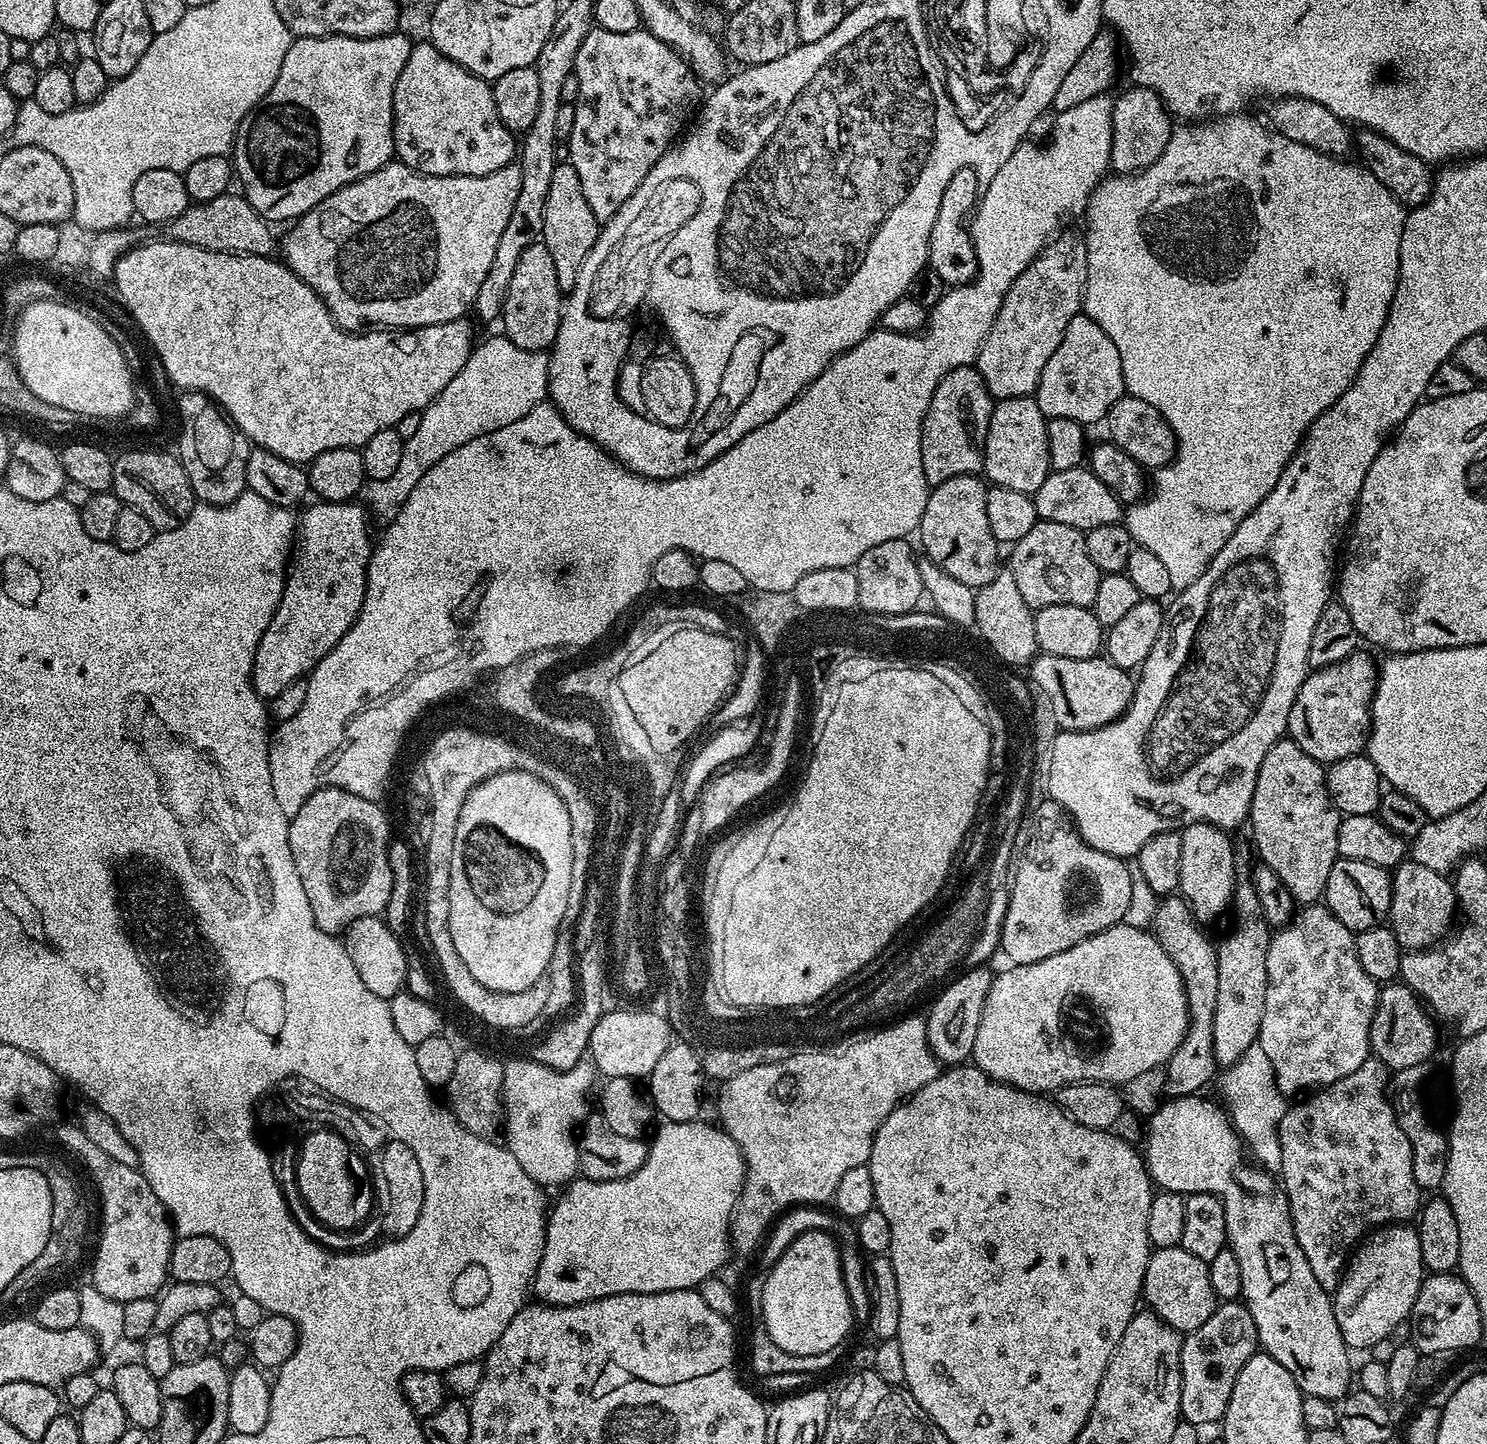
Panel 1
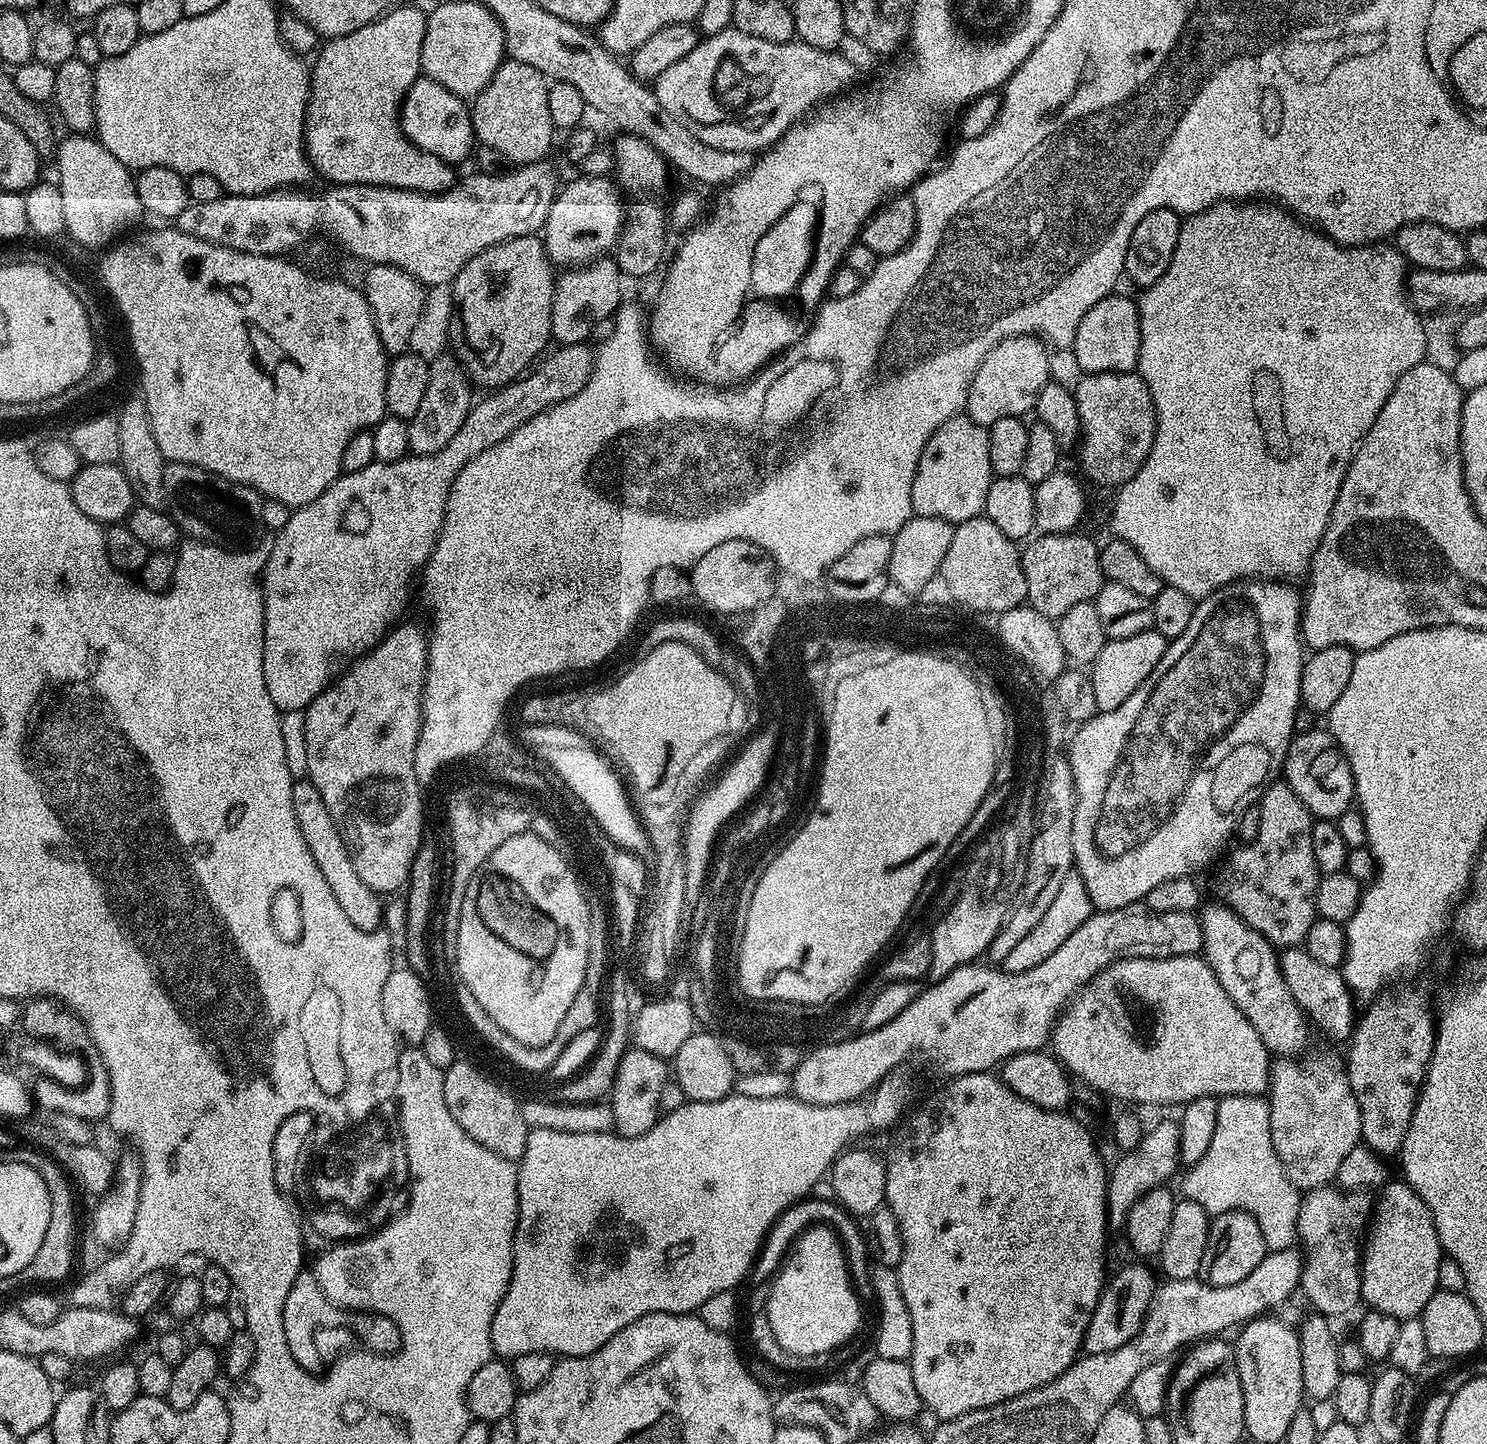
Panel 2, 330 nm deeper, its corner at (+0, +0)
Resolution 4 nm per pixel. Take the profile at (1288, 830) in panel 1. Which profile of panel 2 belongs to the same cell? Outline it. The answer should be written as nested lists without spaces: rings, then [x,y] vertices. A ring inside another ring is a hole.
[[[1272,782],[1263,789],[1264,797],[1258,801],[1260,809],[1260,825],[1258,826],[1258,834],[1251,842],[1245,843],[1244,848],[1236,848],[1232,853],[1227,853],[1228,861],[1220,868],[1220,873],[1216,876],[1216,896],[1215,899],[1219,903],[1225,904],[1228,908],[1232,908],[1234,914],[1238,914],[1238,918],[1242,918],[1242,922],[1246,922],[1254,930],[1258,930],[1258,934],[1265,936],[1277,949],[1295,948],[1303,945],[1306,934],[1310,934],[1310,926],[1318,919],[1316,914],[1316,887],[1320,881],[1320,871],[1314,862],[1314,850],[1311,849],[1310,830],[1312,829],[1313,815],[1306,810],[1306,806],[1298,798],[1298,794],[1294,794],[1294,790],[1290,790],[1290,786],[1283,782]]]

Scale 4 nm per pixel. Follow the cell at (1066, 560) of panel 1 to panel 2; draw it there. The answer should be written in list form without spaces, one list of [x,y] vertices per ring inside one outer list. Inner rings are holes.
[[[1076,530],[1050,532],[1037,535],[1023,545],[1020,565],[1022,574],[1026,574],[1027,603],[1047,620],[1059,620],[1066,610],[1070,610],[1070,606],[1078,606],[1078,602],[1095,601],[1098,590],[1106,582],[1098,544],[1080,534]]]

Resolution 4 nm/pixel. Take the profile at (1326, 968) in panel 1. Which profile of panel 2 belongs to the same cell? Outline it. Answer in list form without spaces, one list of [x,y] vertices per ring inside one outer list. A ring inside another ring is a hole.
[[[1304,1056],[1276,1058],[1271,1061],[1271,1075],[1266,1093],[1266,1107],[1270,1118],[1270,1138],[1274,1142],[1274,1154],[1286,1170],[1286,1178],[1298,1190],[1311,1190],[1331,1185],[1338,1174],[1338,1166],[1346,1154],[1361,1143],[1362,1114],[1358,1110],[1358,1098],[1350,1090],[1345,1065],[1336,1056]]]

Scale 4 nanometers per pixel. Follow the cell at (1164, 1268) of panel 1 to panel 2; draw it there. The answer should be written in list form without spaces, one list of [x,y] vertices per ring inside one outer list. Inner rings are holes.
[[[1132,1264],[1124,1268],[1116,1277],[1109,1279],[1104,1286],[1104,1292],[1100,1296],[1098,1306],[1090,1318],[1090,1326],[1086,1326],[1086,1334],[1082,1345],[1083,1351],[1089,1356],[1094,1354],[1106,1354],[1110,1350],[1118,1350],[1142,1326],[1142,1322],[1148,1313],[1148,1307],[1152,1301],[1152,1295],[1156,1293],[1158,1280],[1152,1277],[1148,1268],[1140,1264]]]

